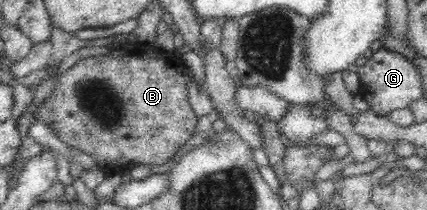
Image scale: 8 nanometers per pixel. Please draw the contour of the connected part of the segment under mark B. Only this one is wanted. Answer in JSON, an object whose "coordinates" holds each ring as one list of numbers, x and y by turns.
{"coordinates":[[138,41,138,44,124,43,121,46,112,47,112,50,107,54,84,57,67,71,60,73,58,80,56,80,54,92,48,96,48,100,44,100,42,104,38,104,38,108,34,110,34,119,44,122,66,146,78,148,78,150,94,157,99,168,118,168,118,166,135,167,140,166,140,164,162,164,169,160,181,146,184,146,184,143,194,134,194,128,196,128,198,121,189,103,187,84,188,80,190,80,190,76,188,76,180,66,176,66,176,64,164,60,164,58,166,58,166,56,163,56,160,50,154,50,152,46,140,41]]}

